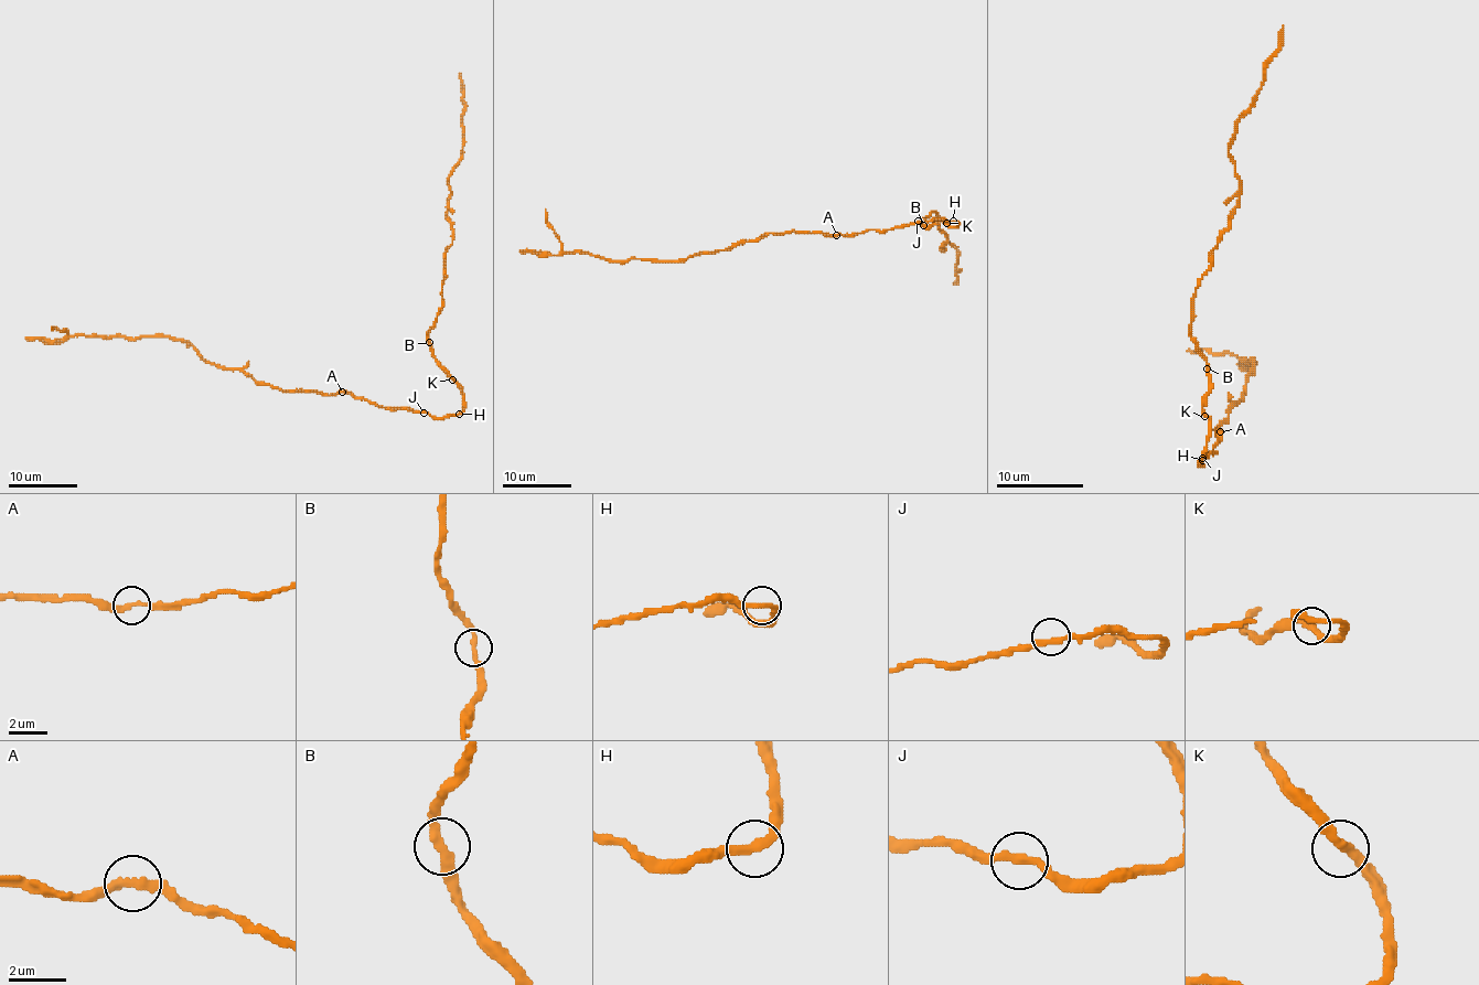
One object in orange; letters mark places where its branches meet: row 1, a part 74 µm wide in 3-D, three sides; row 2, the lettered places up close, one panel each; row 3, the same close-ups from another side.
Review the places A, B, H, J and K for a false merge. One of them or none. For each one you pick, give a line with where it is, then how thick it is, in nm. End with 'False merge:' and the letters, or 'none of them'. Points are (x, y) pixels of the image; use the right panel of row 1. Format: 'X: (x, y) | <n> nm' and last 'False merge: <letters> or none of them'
False merge: none of them

